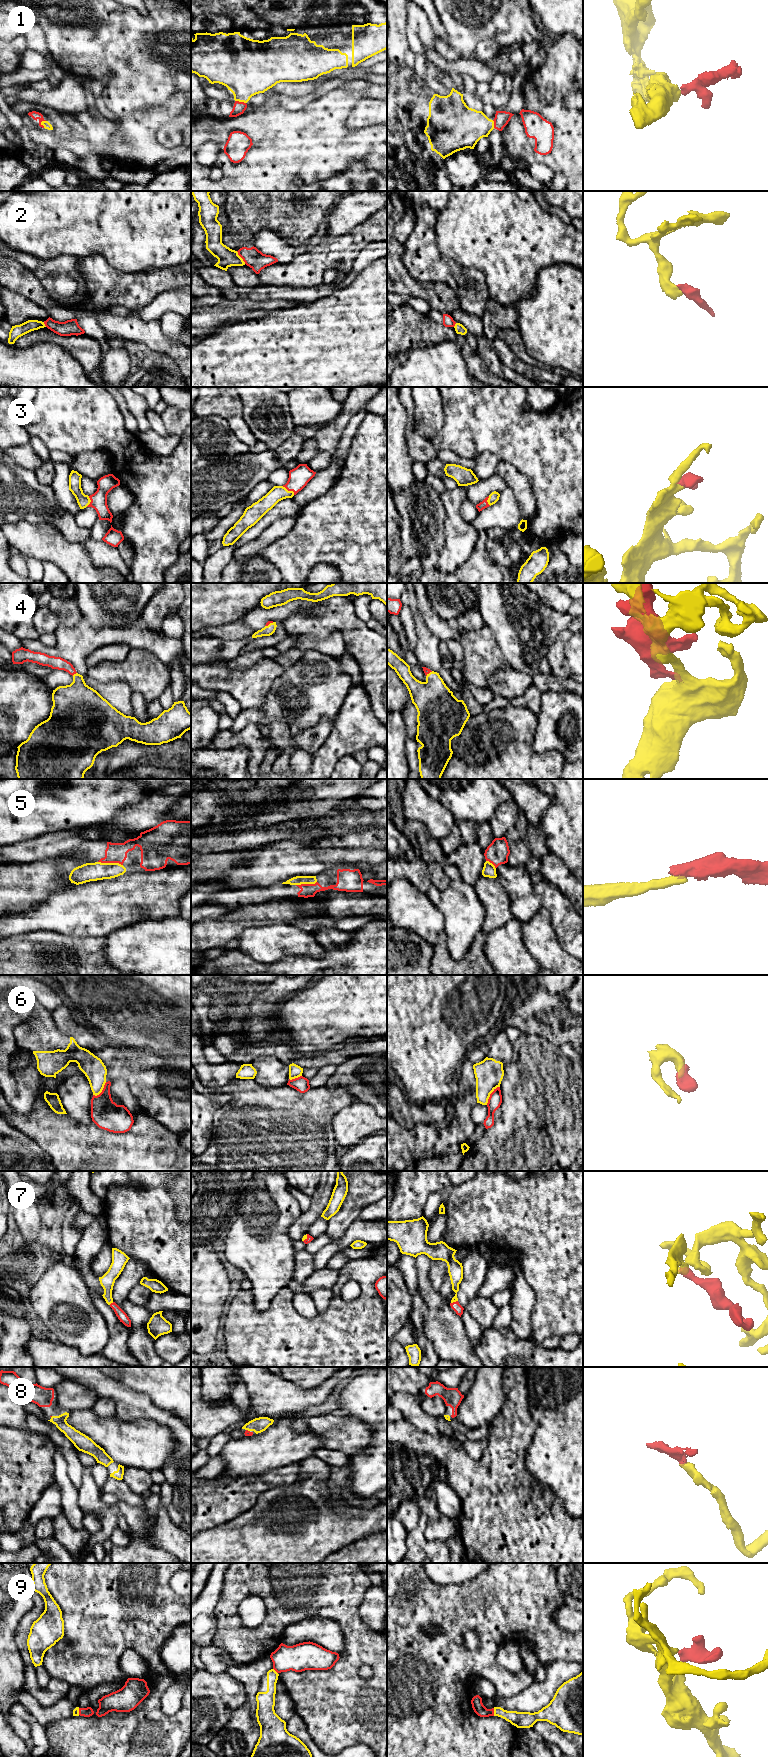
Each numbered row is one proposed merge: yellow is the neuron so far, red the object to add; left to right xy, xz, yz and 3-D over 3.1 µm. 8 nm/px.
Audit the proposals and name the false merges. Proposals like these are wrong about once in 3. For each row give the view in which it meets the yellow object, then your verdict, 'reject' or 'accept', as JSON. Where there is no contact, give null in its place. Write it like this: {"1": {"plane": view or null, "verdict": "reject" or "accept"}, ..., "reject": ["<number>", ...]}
{"1": {"plane": "xy", "verdict": "accept"}, "2": {"plane": "xz", "verdict": "reject"}, "3": {"plane": "xz", "verdict": "accept"}, "4": {"plane": "xy", "verdict": "accept"}, "5": {"plane": "xy", "verdict": "accept"}, "6": {"plane": "yz", "verdict": "reject"}, "7": {"plane": "yz", "verdict": "accept"}, "8": {"plane": "xz", "verdict": "accept"}, "9": {"plane": "yz", "verdict": "accept"}, "reject": ["2", "6"]}

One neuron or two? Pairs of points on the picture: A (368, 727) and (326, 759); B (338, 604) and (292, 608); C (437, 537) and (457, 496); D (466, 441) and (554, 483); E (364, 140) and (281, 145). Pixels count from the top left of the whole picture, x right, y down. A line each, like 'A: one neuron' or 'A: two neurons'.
A: one neuron
B: two neurons
C: two neurons
D: one neuron
E: one neuron

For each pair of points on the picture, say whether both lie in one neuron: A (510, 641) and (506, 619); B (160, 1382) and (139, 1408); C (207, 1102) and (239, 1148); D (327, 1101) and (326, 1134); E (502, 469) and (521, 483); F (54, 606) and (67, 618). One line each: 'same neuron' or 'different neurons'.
A: same neuron
B: different neurons
C: different neurons
D: same neuron
E: same neuron
F: same neuron

